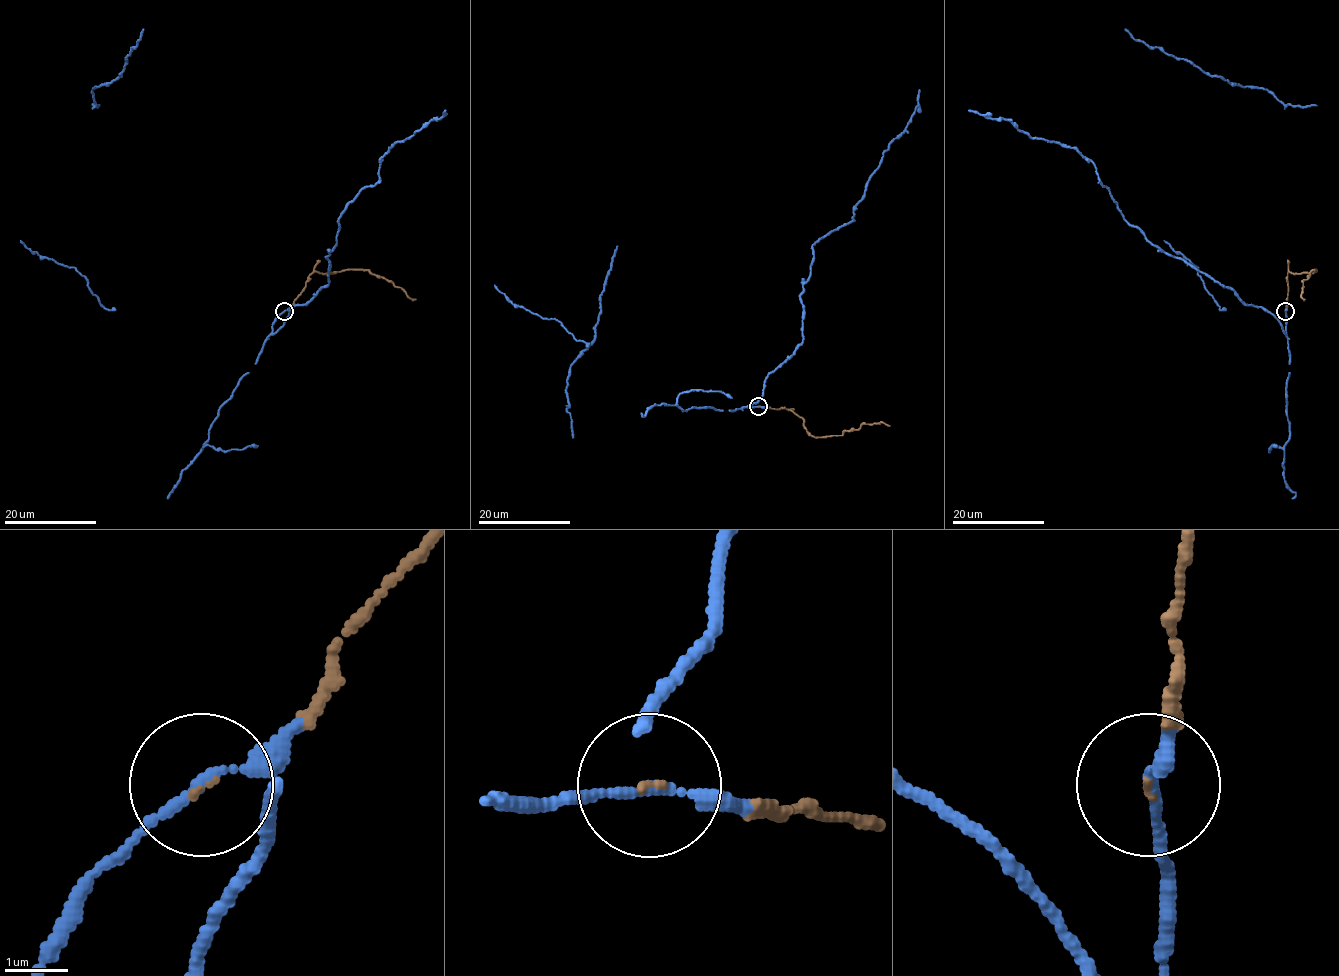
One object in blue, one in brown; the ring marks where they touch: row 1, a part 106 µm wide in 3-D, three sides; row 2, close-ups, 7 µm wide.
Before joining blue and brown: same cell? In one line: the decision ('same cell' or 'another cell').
same cell

